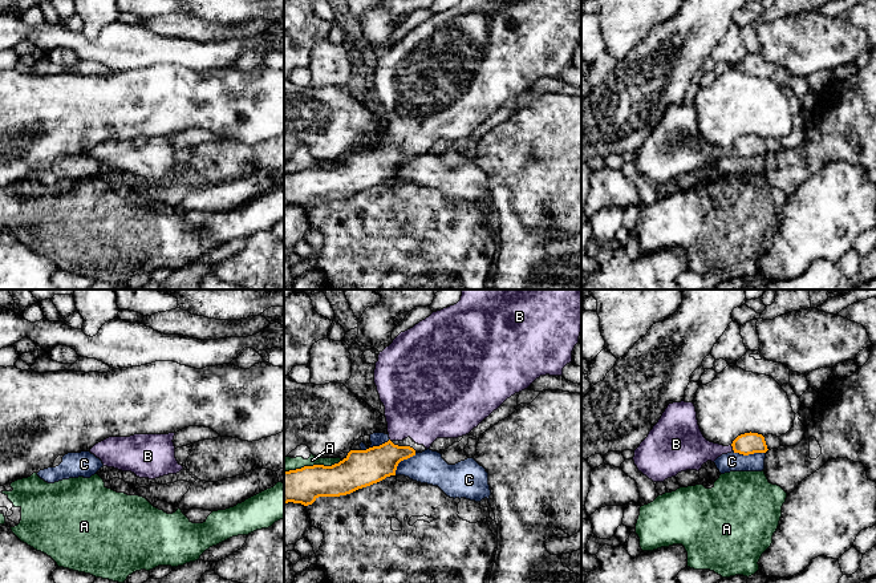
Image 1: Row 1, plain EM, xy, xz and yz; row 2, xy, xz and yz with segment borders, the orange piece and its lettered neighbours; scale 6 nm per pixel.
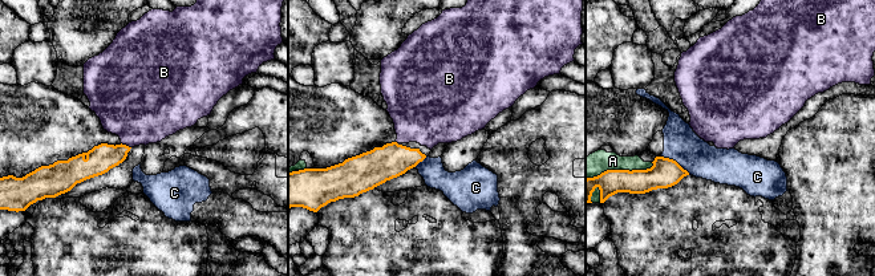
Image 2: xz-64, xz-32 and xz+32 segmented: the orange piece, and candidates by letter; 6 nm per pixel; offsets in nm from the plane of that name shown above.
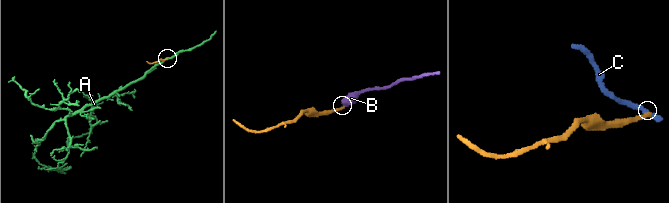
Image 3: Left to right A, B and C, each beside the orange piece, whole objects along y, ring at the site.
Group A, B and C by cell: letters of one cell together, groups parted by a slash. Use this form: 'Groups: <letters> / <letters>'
Groups: A / B / C

